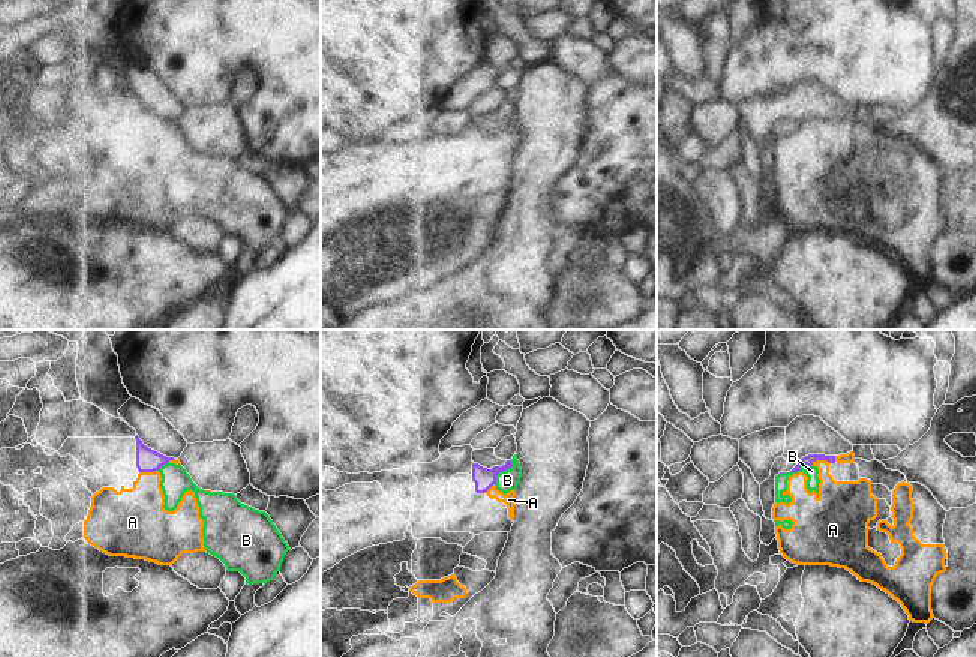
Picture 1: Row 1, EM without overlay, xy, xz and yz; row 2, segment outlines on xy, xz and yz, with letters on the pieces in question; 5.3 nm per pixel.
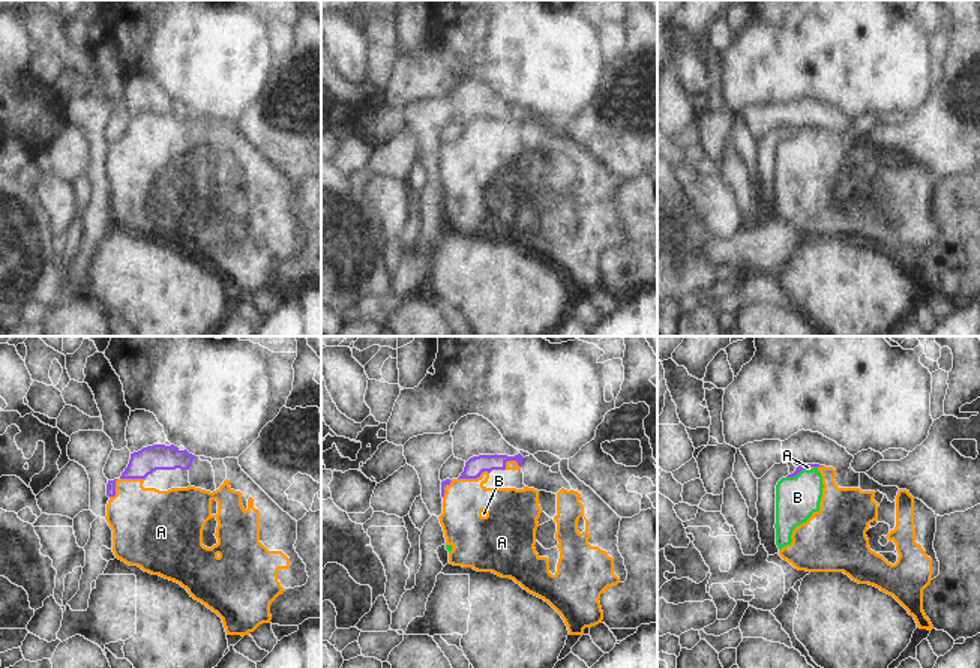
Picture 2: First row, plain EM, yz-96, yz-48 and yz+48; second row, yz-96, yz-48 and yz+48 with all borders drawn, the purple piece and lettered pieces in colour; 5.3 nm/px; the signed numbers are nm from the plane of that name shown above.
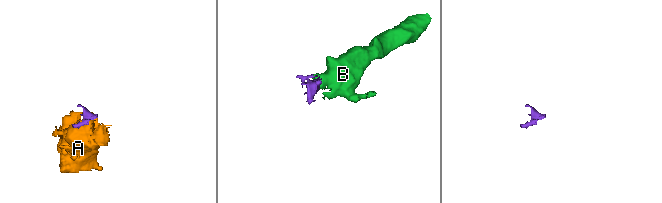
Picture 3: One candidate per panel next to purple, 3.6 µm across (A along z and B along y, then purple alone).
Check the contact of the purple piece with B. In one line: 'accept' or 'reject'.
accept

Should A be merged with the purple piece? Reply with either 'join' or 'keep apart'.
keep apart

